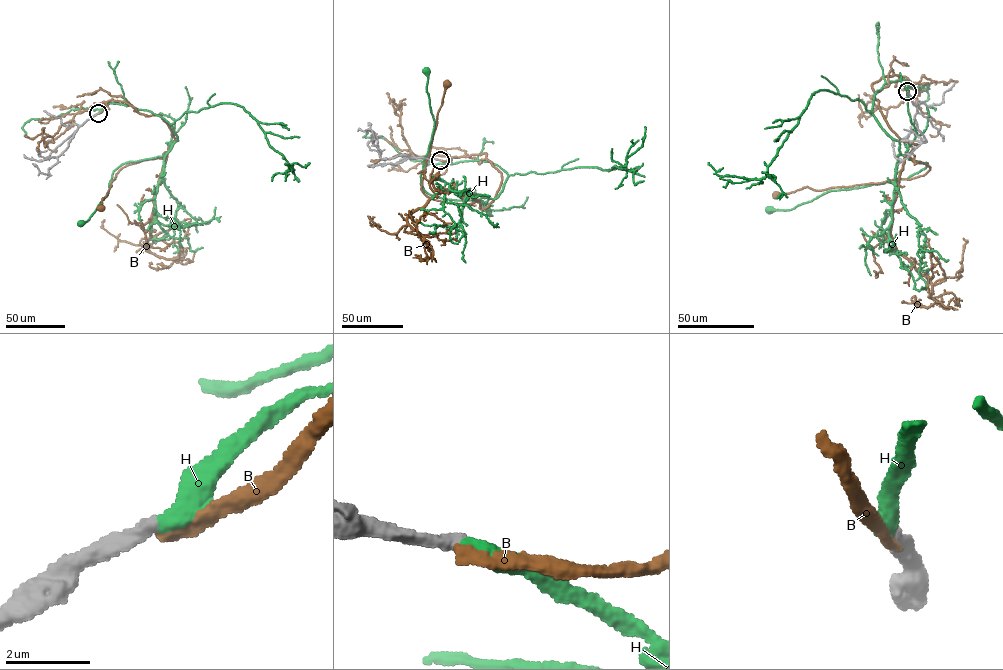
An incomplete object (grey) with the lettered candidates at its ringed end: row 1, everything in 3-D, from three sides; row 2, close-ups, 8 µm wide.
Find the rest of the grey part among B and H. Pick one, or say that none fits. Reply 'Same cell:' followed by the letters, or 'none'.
Same cell: H

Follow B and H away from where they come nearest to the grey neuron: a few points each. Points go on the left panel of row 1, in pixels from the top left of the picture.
B: (98, 113), (103, 101), (125, 102), (140, 113), (161, 116), (175, 139), (160, 158), (119, 170), (100, 207)
H: (98, 113), (111, 102), (150, 111), (177, 138), (162, 155), (113, 171), (107, 194), (81, 223)

